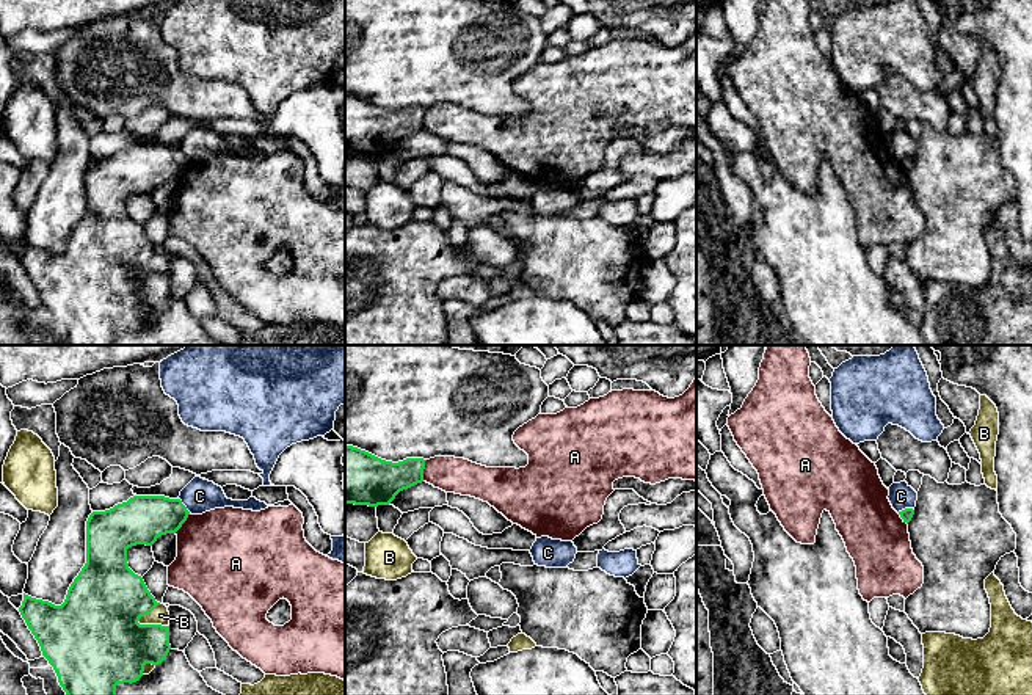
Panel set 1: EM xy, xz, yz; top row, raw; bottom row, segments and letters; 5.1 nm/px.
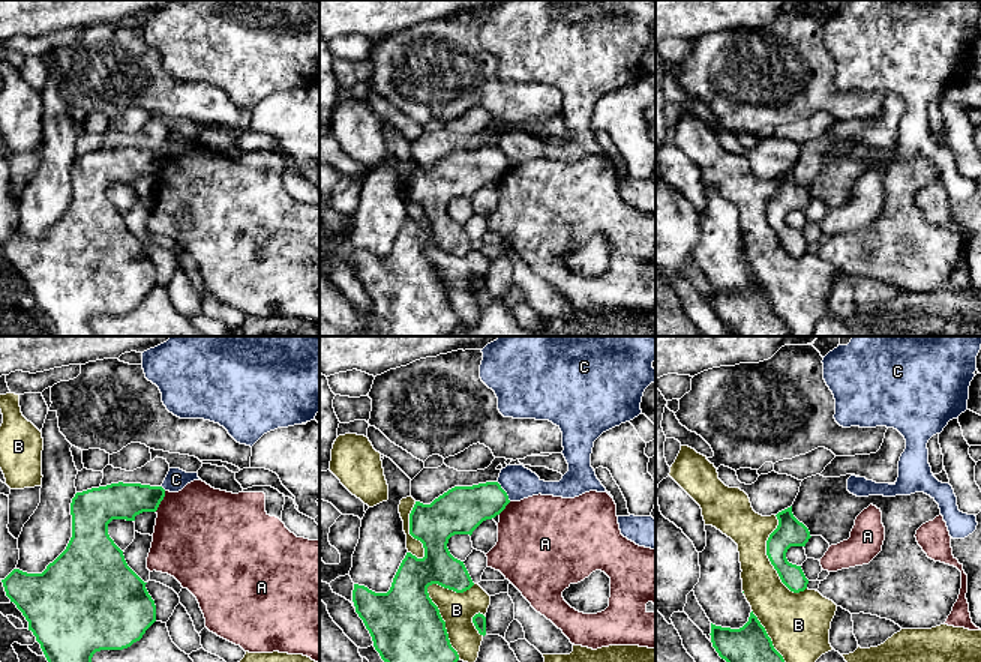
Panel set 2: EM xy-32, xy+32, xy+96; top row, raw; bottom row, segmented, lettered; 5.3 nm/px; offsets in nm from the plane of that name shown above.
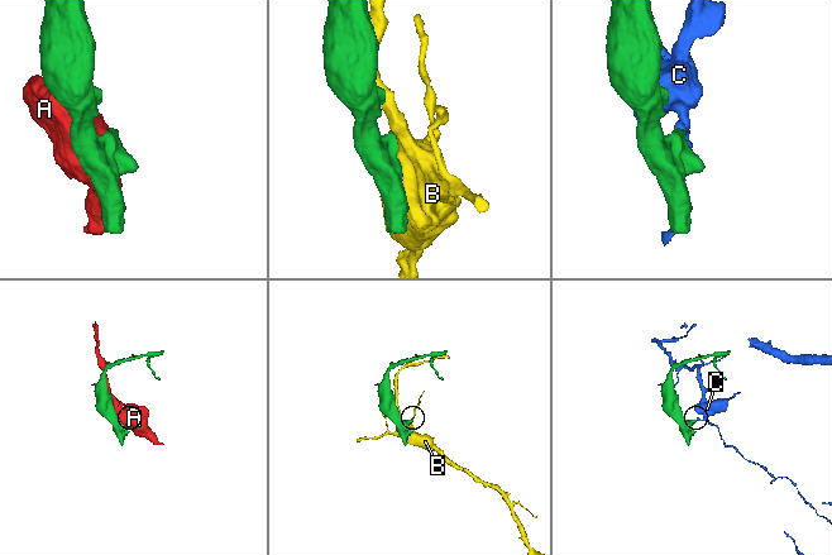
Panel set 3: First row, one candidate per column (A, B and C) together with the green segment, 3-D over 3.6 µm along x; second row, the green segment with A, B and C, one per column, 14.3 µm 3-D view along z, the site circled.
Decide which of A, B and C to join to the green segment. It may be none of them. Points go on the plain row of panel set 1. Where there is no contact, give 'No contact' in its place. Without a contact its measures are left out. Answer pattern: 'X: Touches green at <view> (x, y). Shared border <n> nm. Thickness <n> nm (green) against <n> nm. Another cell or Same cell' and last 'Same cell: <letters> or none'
A: Touches green at xz (422, 120). Shared border 110 nm. Thickness 240 nm (green) against 180 nm. Another cell
B: Touches green at xy (148, 261). Shared border 160 nm. Thickness 400 nm (green) against 90 nm. Another cell
C: Touches green at yz (905, 157). Shared border 90 nm. Thickness 60 nm (green) against 130 nm. Another cell
Same cell: none

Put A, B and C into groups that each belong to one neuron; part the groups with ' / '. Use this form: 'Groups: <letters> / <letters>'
Groups: A / B / C

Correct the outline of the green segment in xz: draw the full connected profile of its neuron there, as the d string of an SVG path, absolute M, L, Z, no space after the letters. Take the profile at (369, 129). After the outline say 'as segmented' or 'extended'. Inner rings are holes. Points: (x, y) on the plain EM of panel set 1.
M345 94L345 152L389 154L400 140L423 130L425 110L406 107L392 111Z | as segmented

